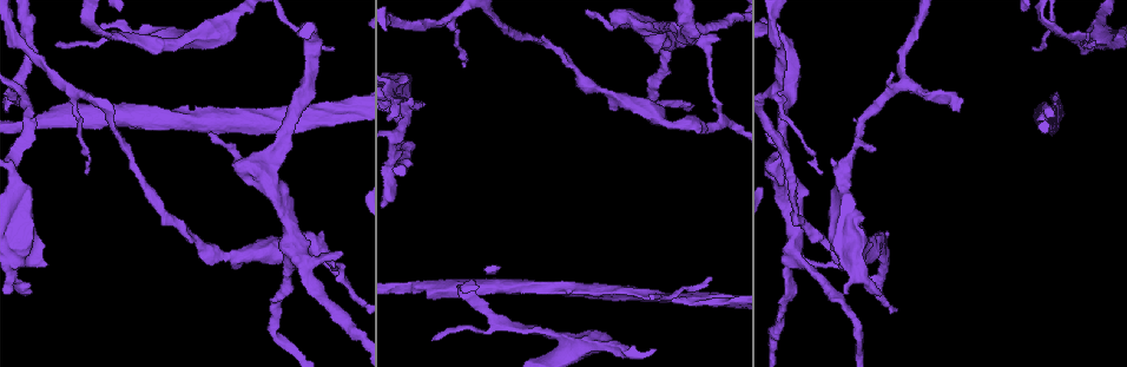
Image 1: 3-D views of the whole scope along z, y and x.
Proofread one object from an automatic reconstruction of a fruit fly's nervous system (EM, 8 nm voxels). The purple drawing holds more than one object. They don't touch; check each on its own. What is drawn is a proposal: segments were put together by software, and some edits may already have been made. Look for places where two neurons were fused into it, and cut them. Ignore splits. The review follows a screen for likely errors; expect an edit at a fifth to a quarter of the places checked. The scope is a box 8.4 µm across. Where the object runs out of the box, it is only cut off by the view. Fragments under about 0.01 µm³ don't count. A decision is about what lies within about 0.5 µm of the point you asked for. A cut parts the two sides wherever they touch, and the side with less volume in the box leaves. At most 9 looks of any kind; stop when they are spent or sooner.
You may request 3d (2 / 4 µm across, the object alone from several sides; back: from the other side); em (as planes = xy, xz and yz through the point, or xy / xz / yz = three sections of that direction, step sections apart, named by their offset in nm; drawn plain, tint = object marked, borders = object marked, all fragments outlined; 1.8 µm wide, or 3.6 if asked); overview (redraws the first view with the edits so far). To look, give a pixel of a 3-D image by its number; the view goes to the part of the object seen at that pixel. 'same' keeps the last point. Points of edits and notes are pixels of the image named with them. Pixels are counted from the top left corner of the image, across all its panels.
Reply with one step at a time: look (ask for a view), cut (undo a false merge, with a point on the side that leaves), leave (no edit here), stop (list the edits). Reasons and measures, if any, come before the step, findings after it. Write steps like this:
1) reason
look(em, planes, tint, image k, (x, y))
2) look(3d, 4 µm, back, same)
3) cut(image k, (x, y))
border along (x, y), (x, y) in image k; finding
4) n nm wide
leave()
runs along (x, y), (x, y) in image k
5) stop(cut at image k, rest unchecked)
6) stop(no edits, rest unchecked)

calibre changes
look(em, xy, step 16, borders, image 1, (577, 347))

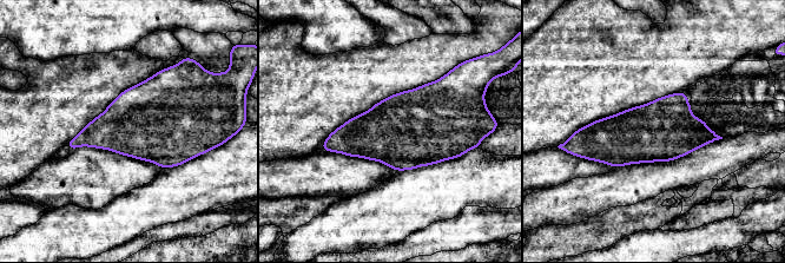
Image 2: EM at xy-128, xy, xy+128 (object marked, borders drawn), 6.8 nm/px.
look(em, planes, borders, same)

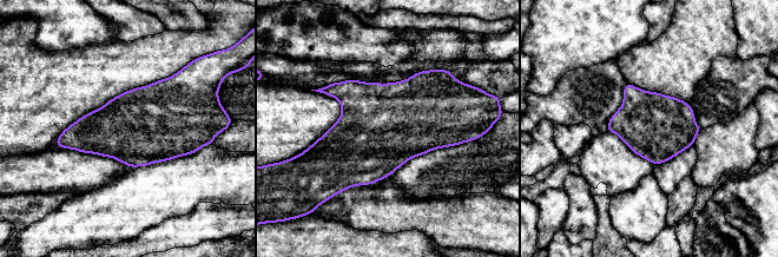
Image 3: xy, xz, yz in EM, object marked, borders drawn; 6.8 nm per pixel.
leave()
all the same neuron

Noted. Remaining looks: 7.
a fork
look(3d, 2 µm, image 1, (1078, 37))

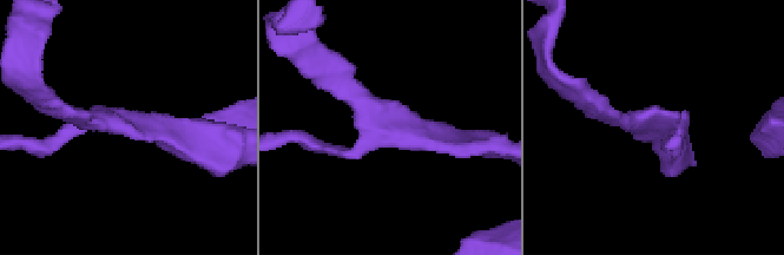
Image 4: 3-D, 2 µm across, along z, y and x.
look(em, planes, plain, image 4, (657, 120))

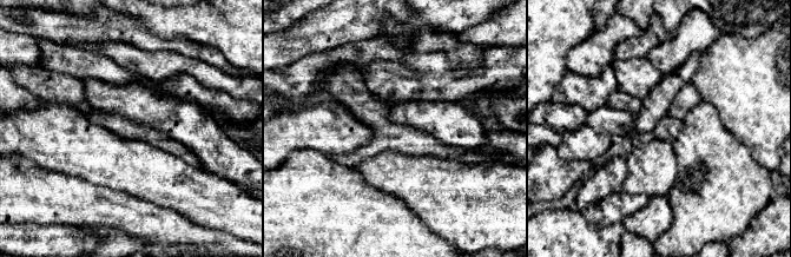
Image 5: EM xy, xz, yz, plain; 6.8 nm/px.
with the object marked
look(em, planes, tint, same)

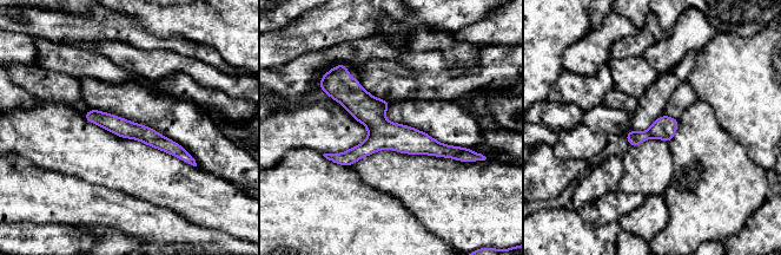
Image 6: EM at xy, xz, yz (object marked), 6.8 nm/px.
130 nm wide
leave()
continuous, no second neuron

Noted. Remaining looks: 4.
thick turns thin
look(em, planes, plain, image 1, (43, 121))

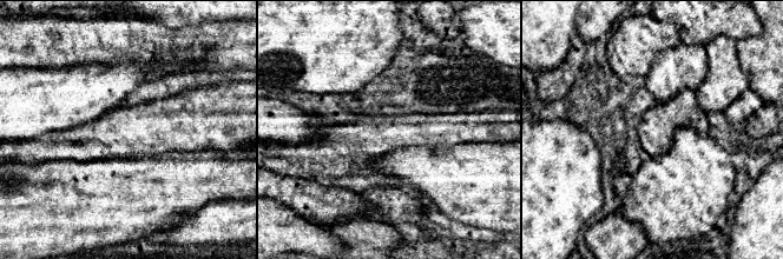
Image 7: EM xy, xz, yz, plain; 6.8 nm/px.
where the object lies
look(em, planes, tint, same)

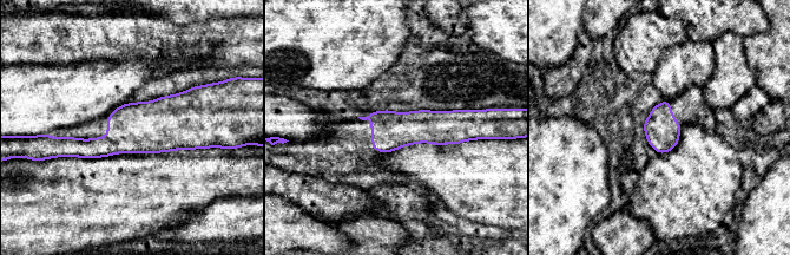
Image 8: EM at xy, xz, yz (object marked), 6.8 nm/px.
leave()
runs along (203, 123), (63, 142) in image 8; continuous, no second neuron

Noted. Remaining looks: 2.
three arms meet
look(em, 3.6 µm, planes, tint, image 1, (851, 244))

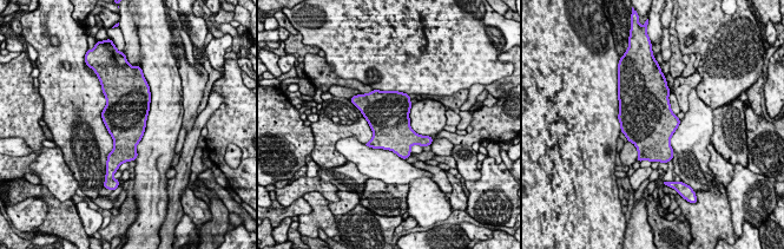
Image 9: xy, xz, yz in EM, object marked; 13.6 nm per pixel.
leave()
continuous, no second neuron

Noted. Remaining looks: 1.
stop(no edits, rest unchecked)

